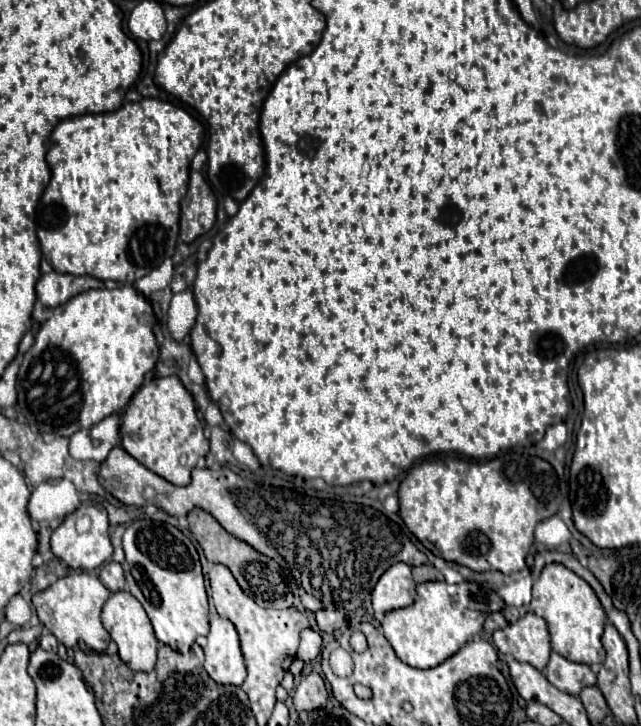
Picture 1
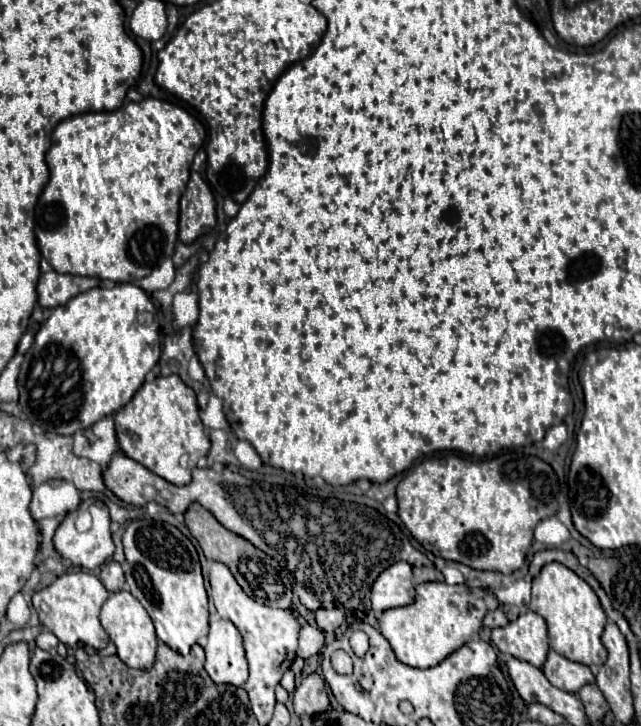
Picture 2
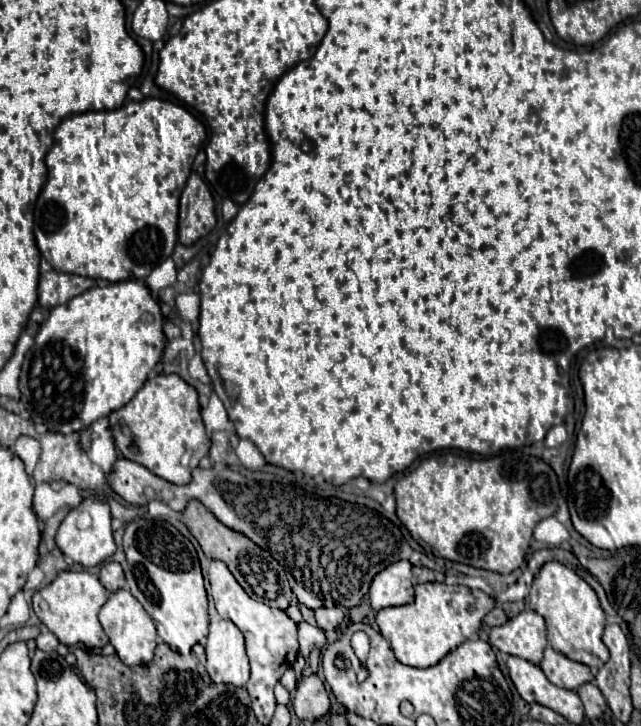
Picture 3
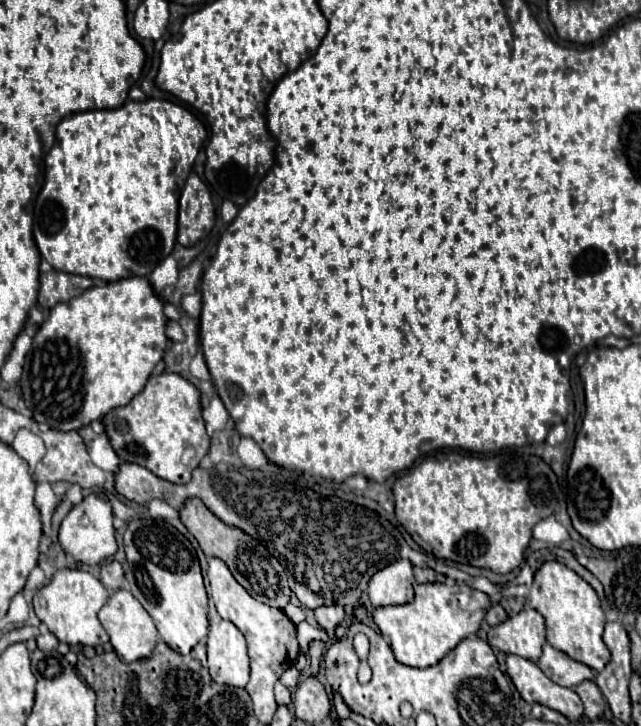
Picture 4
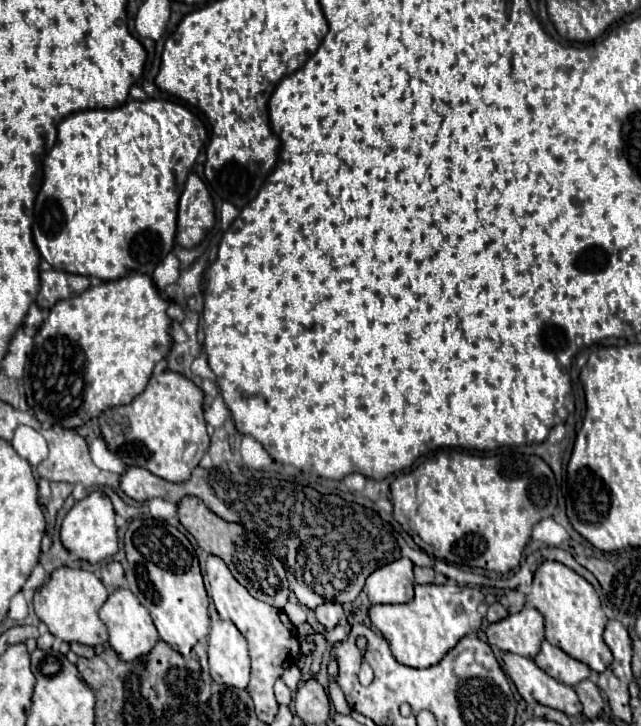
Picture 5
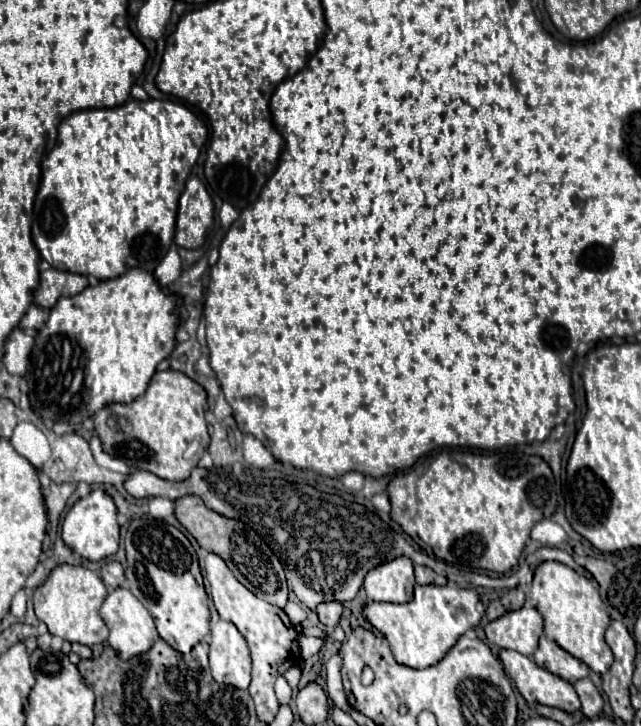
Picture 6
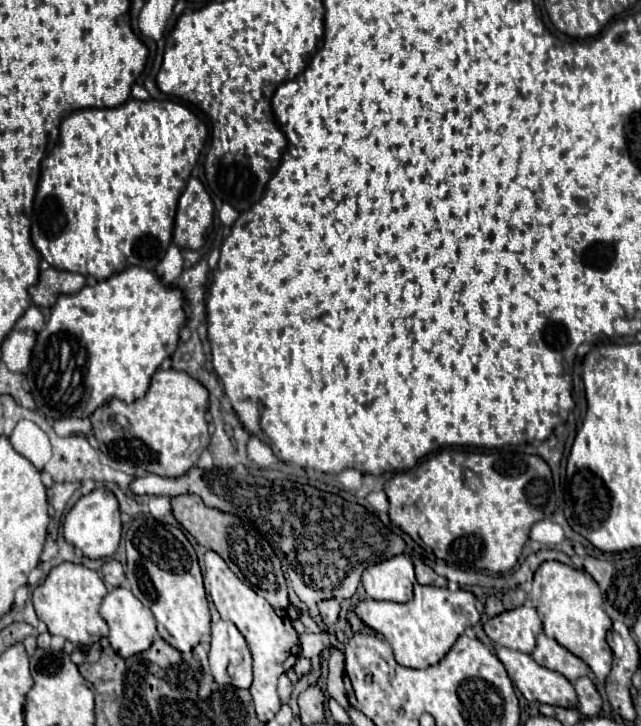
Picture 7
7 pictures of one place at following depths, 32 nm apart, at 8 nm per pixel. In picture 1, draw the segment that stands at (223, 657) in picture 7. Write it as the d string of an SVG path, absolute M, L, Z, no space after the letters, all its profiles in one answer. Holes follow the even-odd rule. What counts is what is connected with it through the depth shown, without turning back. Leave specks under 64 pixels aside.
M214 618L210 620L210 632L206 638L204 668L210 678L216 684L240 686L246 678L246 666L234 624L224 618Z

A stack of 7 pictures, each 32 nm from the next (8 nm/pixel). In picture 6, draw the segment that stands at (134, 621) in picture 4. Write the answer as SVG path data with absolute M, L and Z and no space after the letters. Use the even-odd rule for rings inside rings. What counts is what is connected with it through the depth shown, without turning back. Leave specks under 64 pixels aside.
M116 588L108 594L108 598L104 600L102 608L100 608L100 618L104 620L104 624L110 630L108 636L108 644L116 650L116 654L122 660L130 660L132 656L140 656L144 652L148 652L148 648L152 648L152 644L158 638L156 626L152 614L140 604L140 600L136 600L136 596L132 596L130 590L126 588Z

